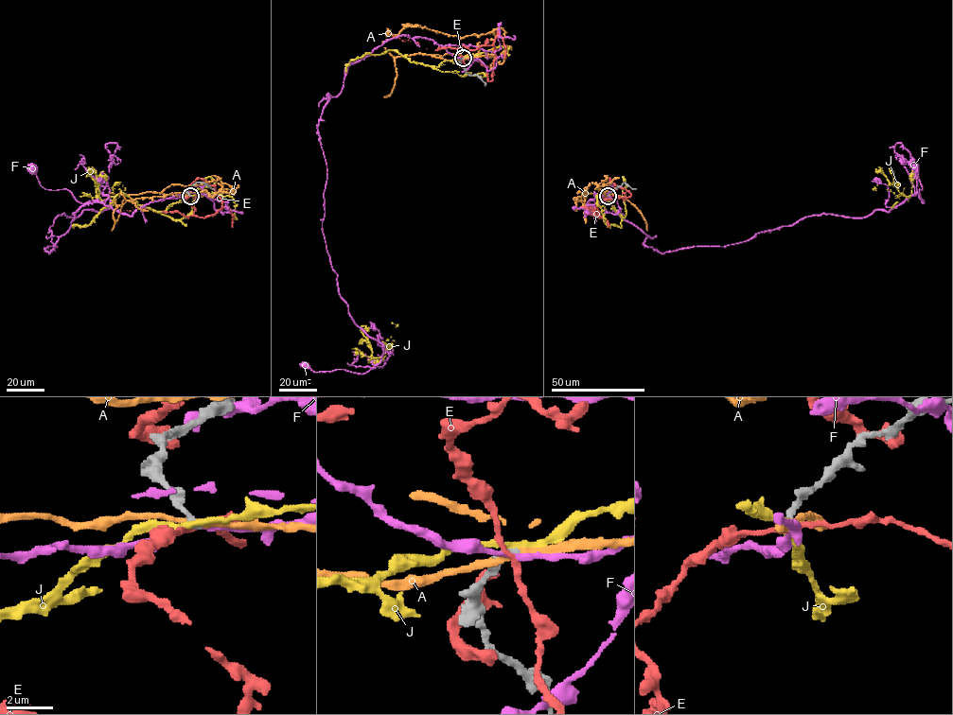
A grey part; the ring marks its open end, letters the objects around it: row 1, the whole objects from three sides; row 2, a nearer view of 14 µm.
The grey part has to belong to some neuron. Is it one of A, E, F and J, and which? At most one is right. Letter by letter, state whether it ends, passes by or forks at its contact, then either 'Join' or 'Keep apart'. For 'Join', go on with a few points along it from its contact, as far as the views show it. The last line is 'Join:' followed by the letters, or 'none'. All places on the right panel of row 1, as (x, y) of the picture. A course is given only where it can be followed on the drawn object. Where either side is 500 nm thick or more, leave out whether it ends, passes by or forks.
A: It passes by. Keep apart
E: It passes by. Keep apart
F: It passes by. Keep apart
J: It passes by. Keep apart
Join: none

